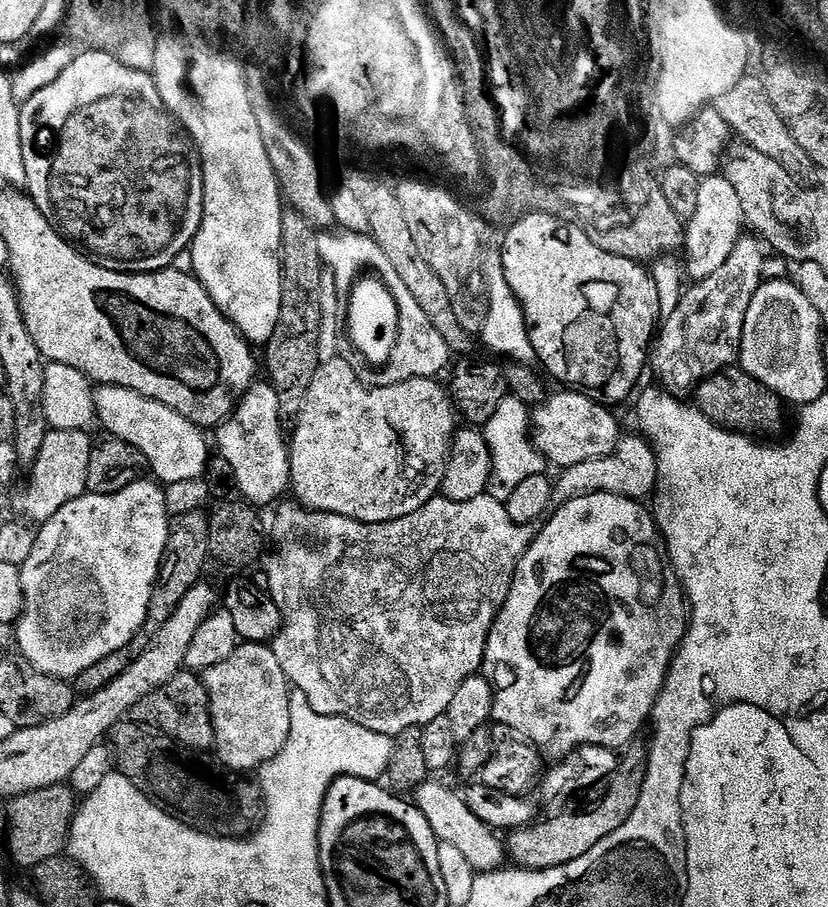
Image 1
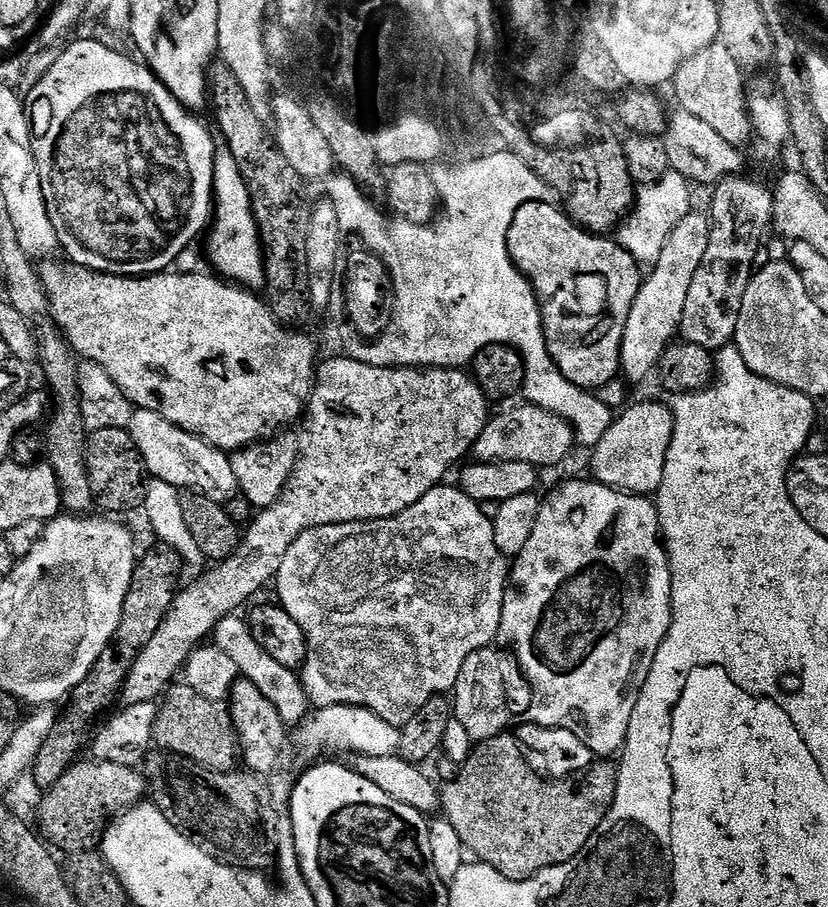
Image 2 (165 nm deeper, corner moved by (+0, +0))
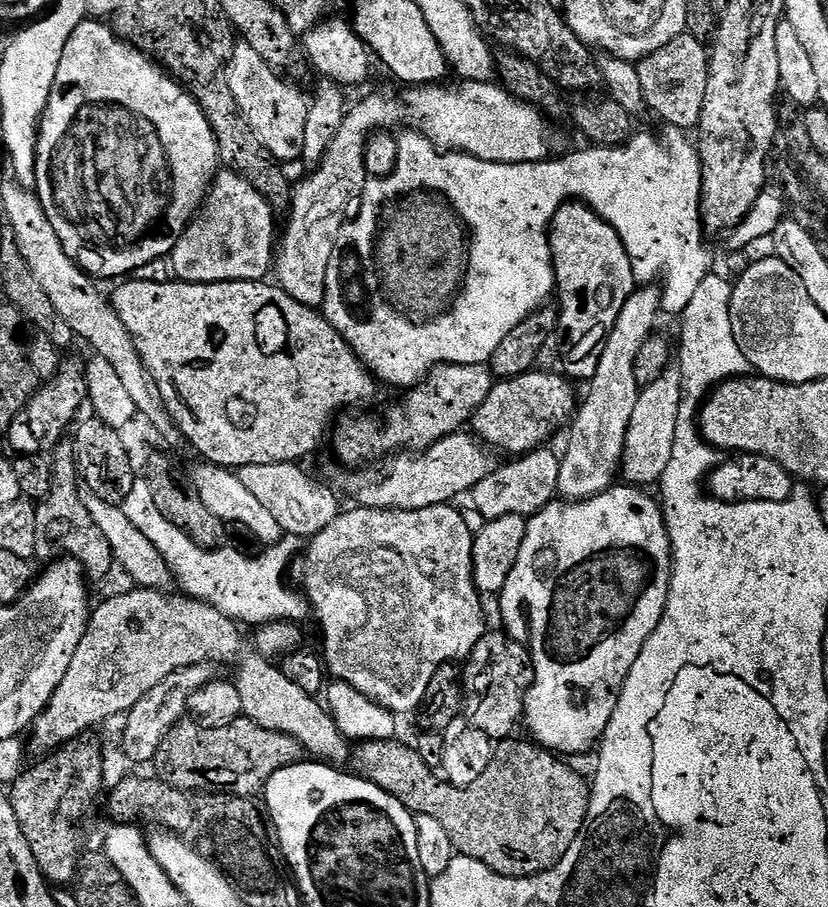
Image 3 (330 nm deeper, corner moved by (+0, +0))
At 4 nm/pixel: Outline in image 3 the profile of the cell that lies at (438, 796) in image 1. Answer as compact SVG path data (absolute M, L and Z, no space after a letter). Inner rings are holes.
M139 586L131 589L133 592L120 592L109 600L104 600L100 605L91 609L88 618L88 629L74 650L74 658L70 662L70 670L66 670L66 678L58 682L58 690L50 698L48 705L42 710L40 717L30 729L32 744L40 754L51 754L61 744L69 744L74 738L85 735L95 724L108 720L111 716L123 717L132 711L144 695L162 678L170 678L178 670L186 666L209 663L213 666L219 664L236 664L236 677L234 683L238 695L242 697L242 713L247 719L258 722L266 730L274 730L282 734L290 734L303 745L305 751L314 758L333 765L343 765L343 760L350 756L350 741L338 730L336 719L331 711L317 697L306 694L306 690L294 686L290 678L279 667L276 668L271 659L260 655L259 652L244 645L244 636L241 625L232 620L222 610L210 606L201 600L193 600L187 594L171 596L171 591L158 588L142 588Z

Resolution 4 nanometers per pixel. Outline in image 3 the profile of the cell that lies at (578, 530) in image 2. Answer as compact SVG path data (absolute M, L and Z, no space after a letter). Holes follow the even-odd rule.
M613 486L608 491L598 494L589 500L569 502L557 498L543 510L528 520L526 538L522 538L522 550L518 550L518 562L514 562L514 570L510 570L510 578L506 578L506 586L498 593L500 600L500 616L504 619L503 627L513 641L525 640L532 651L532 672L536 675L536 685L523 693L523 723L528 723L527 735L539 747L565 757L576 756L579 752L593 751L604 739L606 726L610 726L610 718L614 718L614 710L618 706L618 698L624 689L626 678L638 662L638 654L642 654L642 646L654 634L658 622L662 622L662 614L668 601L668 587L672 581L672 543L668 537L668 527L664 525L664 513L655 499L647 496L647 491L636 486Z

